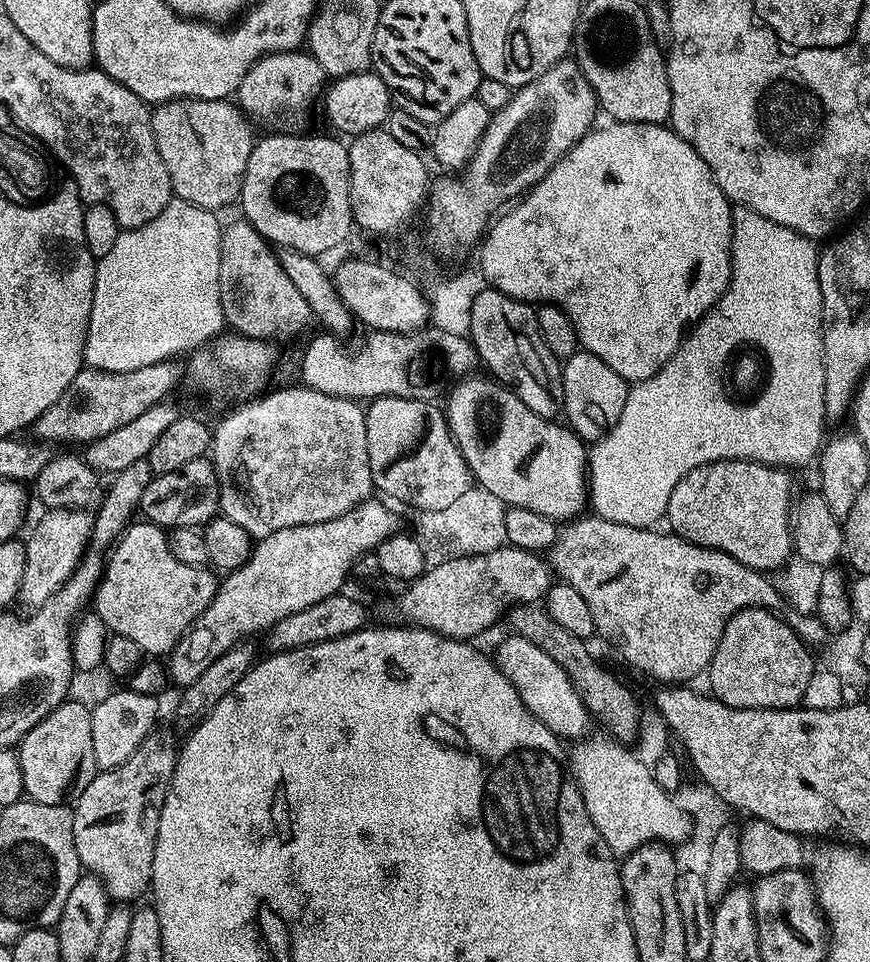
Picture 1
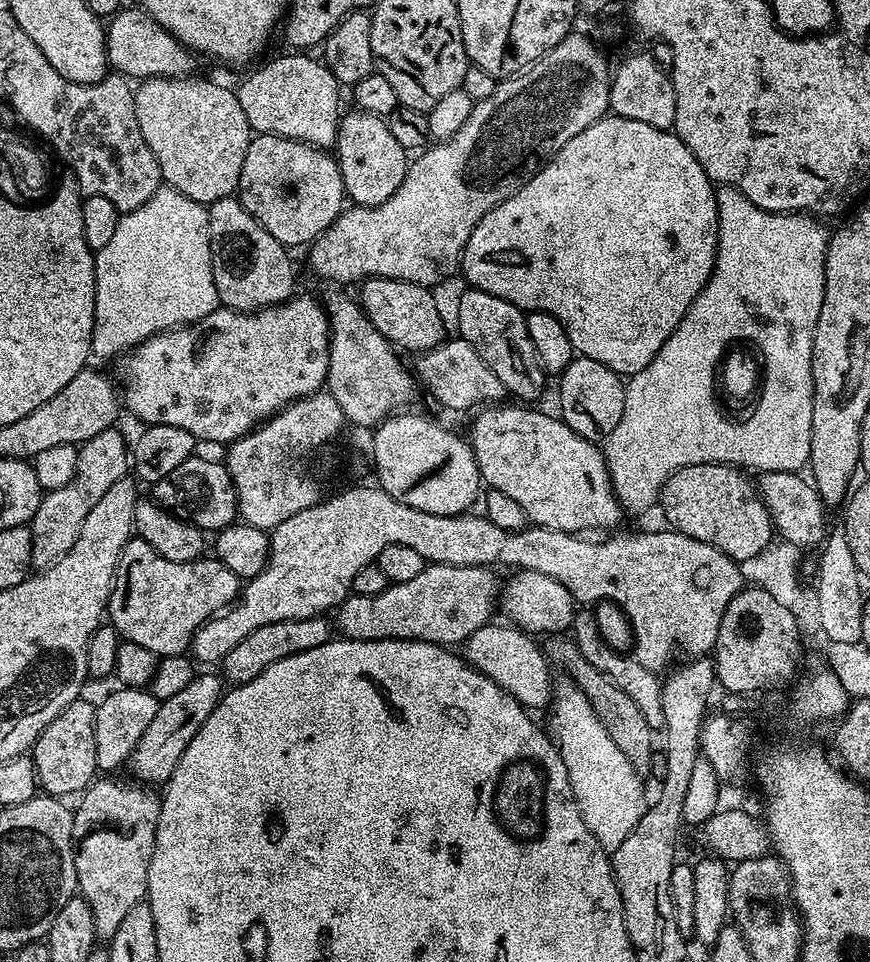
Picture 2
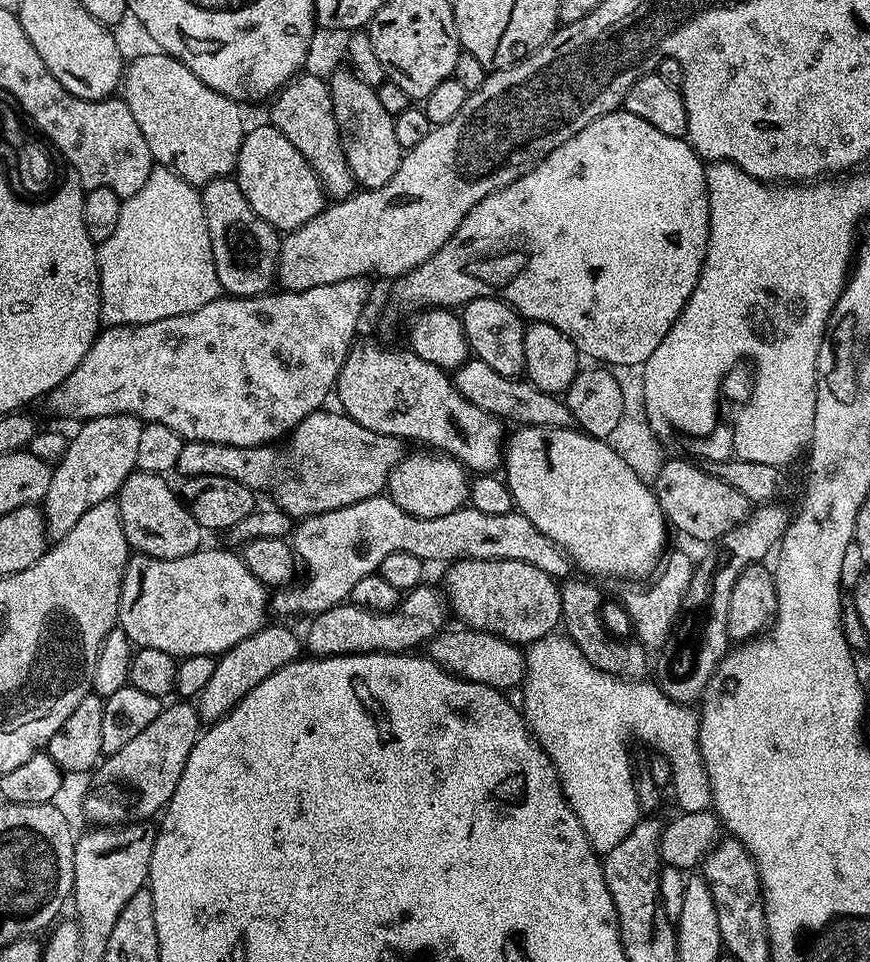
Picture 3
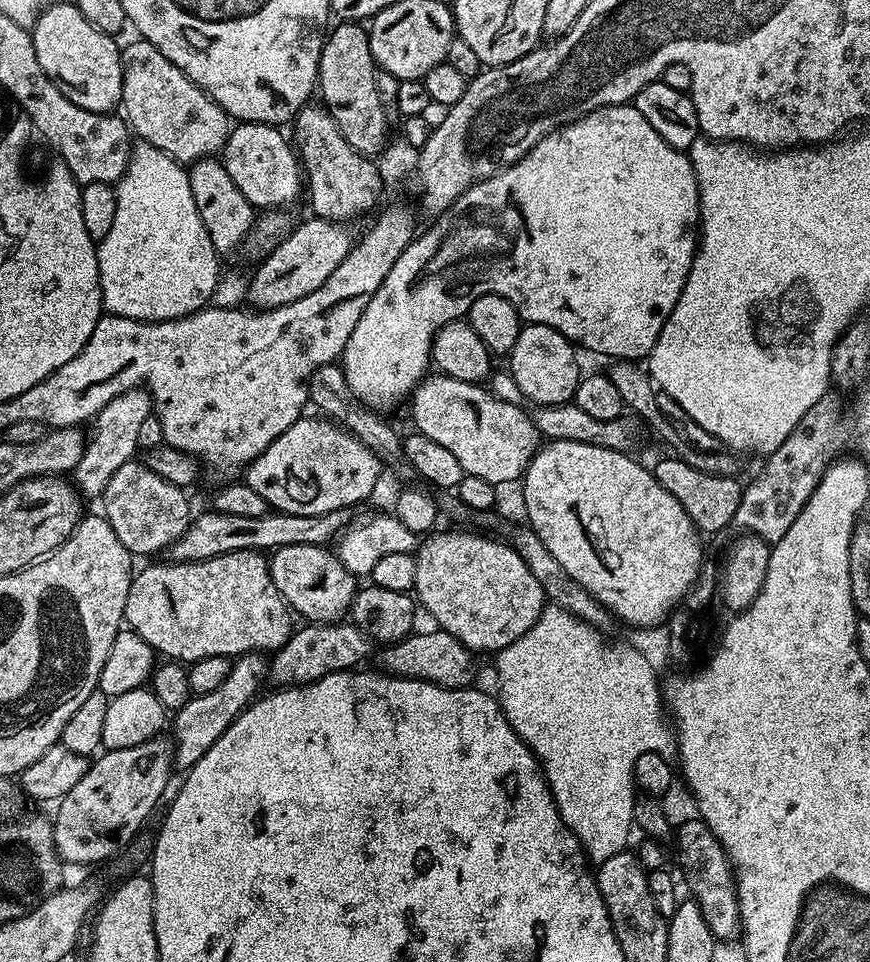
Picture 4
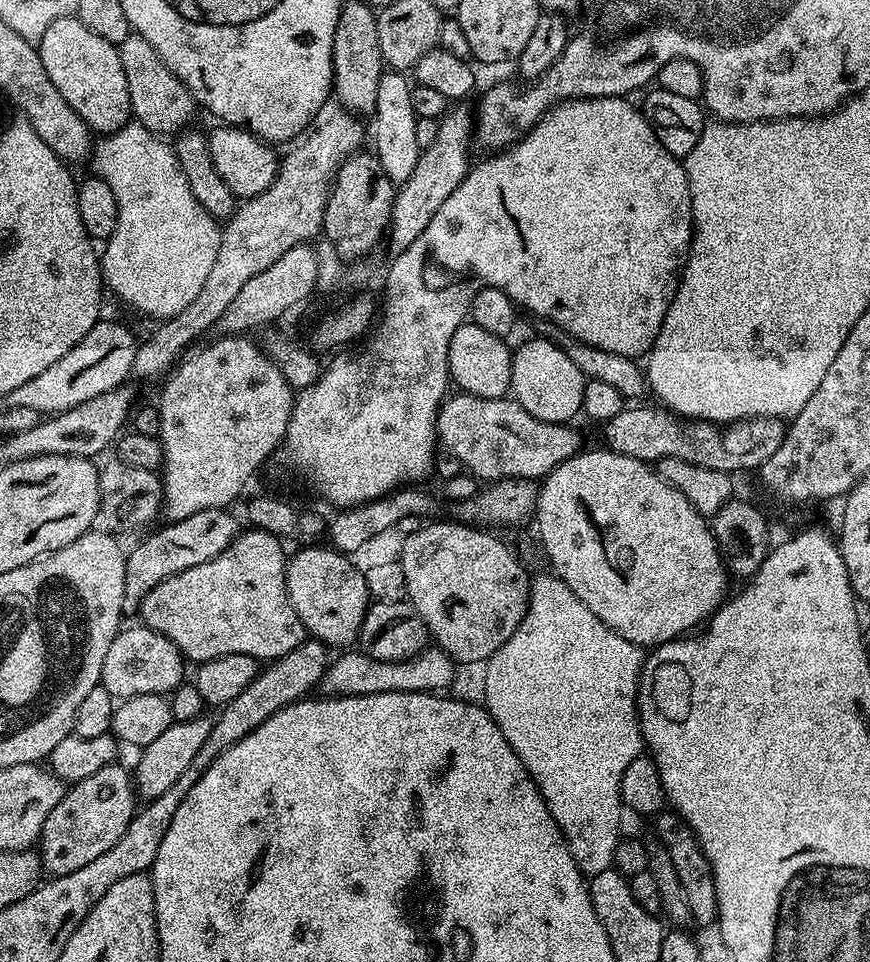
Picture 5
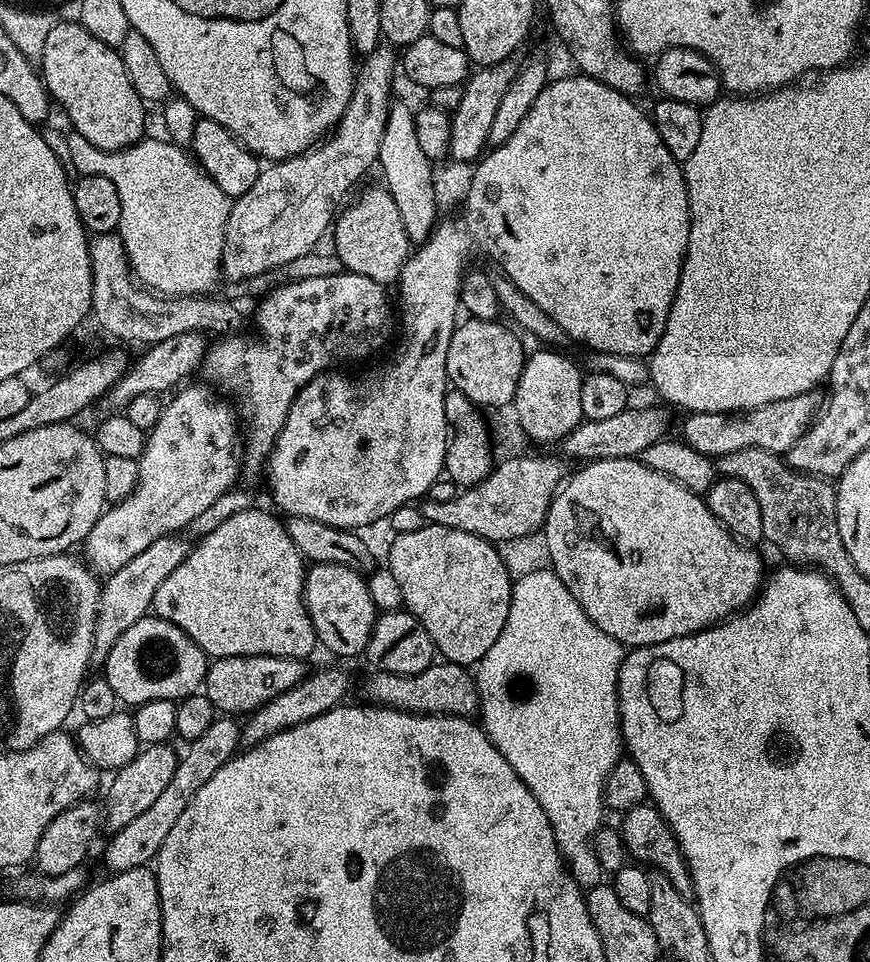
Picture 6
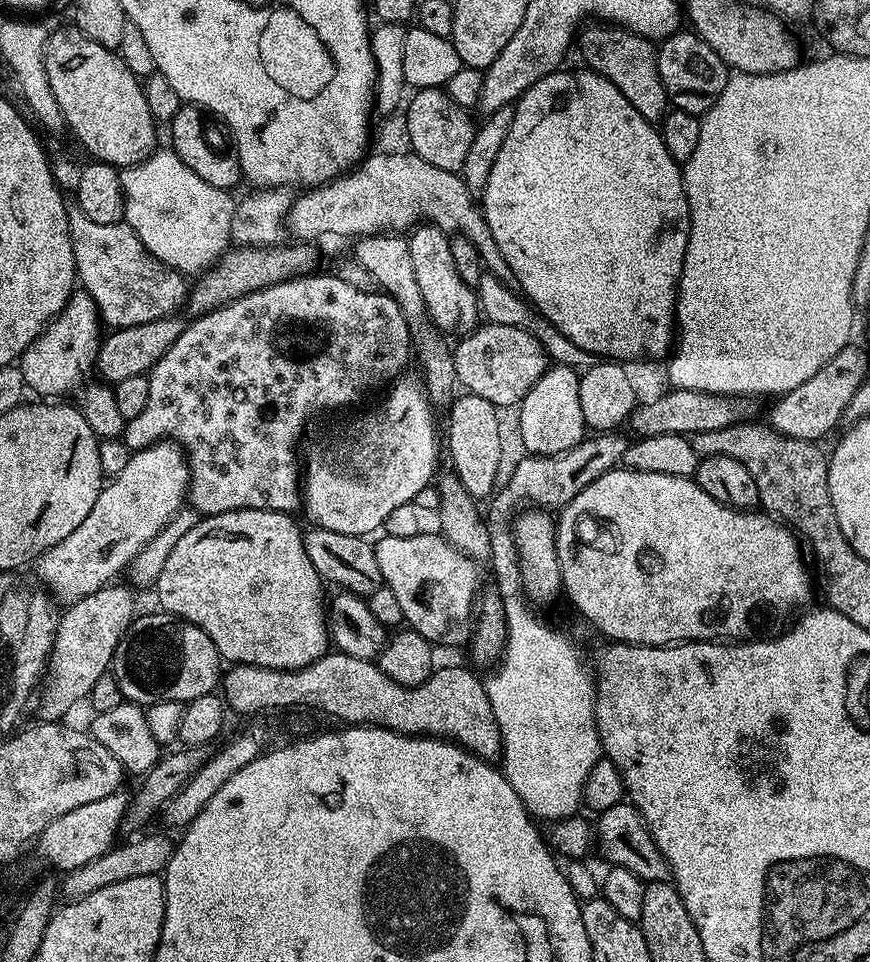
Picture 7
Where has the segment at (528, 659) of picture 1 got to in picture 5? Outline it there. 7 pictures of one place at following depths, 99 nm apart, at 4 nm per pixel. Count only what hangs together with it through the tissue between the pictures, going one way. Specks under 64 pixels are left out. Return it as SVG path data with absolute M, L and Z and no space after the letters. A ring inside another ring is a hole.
M429 646L414 658L398 662L380 662L359 650L344 650L329 663L318 685L325 697L361 696L362 694L394 694L395 692L443 693L456 680L458 665L451 656L435 646Z

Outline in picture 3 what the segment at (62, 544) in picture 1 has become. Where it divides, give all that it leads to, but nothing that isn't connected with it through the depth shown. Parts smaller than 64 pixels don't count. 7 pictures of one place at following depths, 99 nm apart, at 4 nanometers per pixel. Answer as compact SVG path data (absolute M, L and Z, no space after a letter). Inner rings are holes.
M125 412L95 416L77 428L80 429L76 433L71 433L66 454L52 469L50 490L46 490L42 501L44 530L52 542L70 534L86 510L98 506L98 502L113 499L122 482L126 482L131 472L137 471L138 441L144 429L141 417Z

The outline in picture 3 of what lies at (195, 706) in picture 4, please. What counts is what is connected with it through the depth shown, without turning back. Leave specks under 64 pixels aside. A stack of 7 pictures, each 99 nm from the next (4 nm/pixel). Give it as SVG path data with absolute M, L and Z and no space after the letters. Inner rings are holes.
M264 625L248 638L244 638L238 645L221 655L215 664L213 677L206 682L206 690L202 690L198 697L198 711L200 719L205 725L215 724L221 720L234 705L241 700L259 682L265 681L270 674L274 674L282 666L291 664L302 652L301 639L284 626Z

